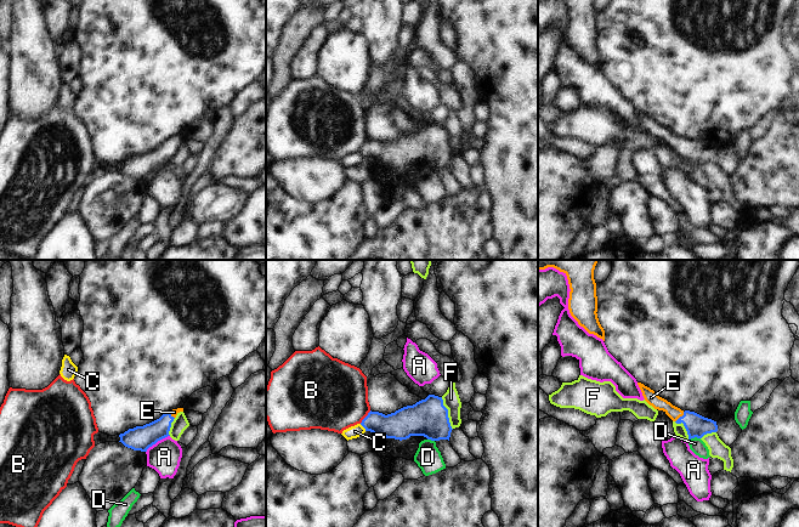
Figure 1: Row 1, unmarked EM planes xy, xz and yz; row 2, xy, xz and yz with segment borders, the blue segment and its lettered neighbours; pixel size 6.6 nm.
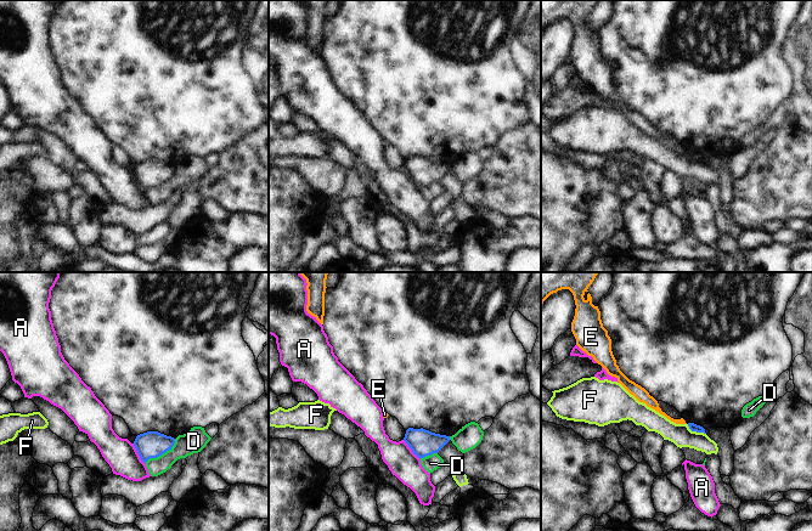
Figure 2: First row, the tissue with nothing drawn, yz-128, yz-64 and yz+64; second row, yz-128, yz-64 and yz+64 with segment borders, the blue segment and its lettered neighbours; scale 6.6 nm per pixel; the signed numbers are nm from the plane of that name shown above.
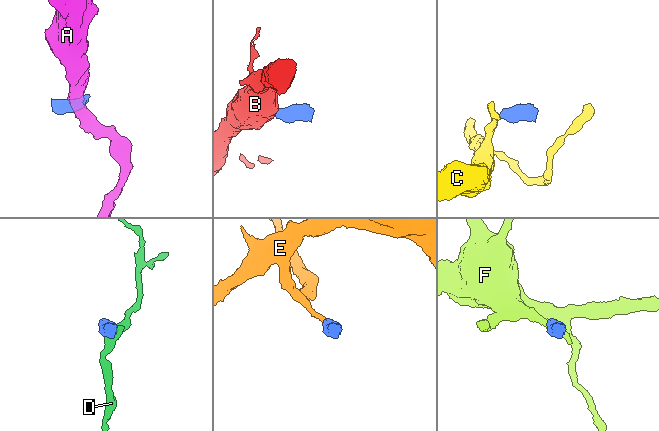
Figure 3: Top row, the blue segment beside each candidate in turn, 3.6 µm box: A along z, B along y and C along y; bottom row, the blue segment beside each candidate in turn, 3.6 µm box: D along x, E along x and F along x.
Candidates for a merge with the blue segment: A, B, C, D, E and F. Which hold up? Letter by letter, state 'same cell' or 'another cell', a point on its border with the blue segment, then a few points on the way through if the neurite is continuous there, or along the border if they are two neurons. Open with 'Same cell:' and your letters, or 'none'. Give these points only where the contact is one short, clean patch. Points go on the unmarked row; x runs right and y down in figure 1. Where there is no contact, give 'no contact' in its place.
Same cell: E
A: another cell; meets blue in xy at (157, 169); border along xy (169, 163), (158, 168), (146, 180)
B: another cell; meets blue in xz at (366, 145); border along xz (370, 139), (360, 151)
C: another cell; meets blue in xz at (363, 154); border along xz (360, 152), (366, 158)
D: another cell; meets blue in yz at (693, 165); border along yz (700, 165), (689, 168)
E: same cell; meets blue in yz at (680, 145); runs through yz (696, 153), (690, 147), (680, 145), (651, 125)
F: another cell; meets blue in xz at (447, 141); border along xz (441, 125), (452, 157)

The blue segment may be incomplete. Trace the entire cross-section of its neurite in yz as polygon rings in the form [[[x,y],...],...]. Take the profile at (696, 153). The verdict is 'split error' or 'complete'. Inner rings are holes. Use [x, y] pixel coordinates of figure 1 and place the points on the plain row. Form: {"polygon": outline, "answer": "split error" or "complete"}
{"polygon": [[[638,110],[645,129],[652,134],[654,137],[663,138],[673,149],[676,152],[684,152],[688,168],[702,166],[707,162],[716,160],[716,149],[704,146],[695,140],[681,138],[680,136],[673,134],[667,128],[659,125],[653,118]]], "answer": "split error"}

